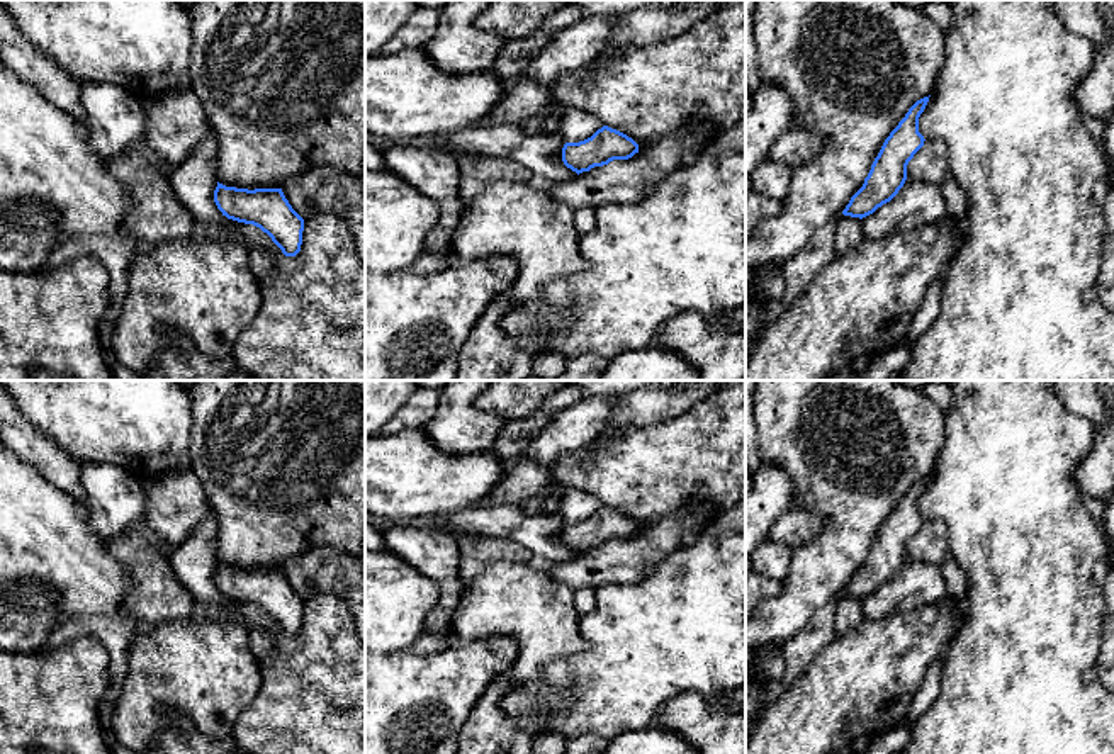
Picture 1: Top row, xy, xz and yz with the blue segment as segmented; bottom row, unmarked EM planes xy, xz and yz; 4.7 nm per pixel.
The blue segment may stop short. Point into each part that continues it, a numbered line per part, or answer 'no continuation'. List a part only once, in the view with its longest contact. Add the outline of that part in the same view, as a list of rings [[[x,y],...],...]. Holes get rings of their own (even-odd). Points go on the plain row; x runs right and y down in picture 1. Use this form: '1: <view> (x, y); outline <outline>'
no continuation

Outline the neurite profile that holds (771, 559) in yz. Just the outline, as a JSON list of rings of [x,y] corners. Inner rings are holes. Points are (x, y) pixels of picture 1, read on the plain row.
[[[766,540],[751,557],[752,571],[783,582],[790,574],[793,547]]]

